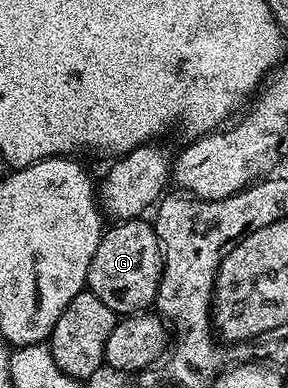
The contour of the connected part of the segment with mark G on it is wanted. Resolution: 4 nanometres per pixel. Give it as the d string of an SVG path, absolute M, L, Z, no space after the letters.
M129 218L116 221L104 229L101 240L97 244L97 252L93 252L93 260L89 264L86 289L91 290L93 296L97 296L97 300L109 304L109 308L116 316L138 314L146 311L154 303L162 275L163 247L159 244L154 225L147 220Z

